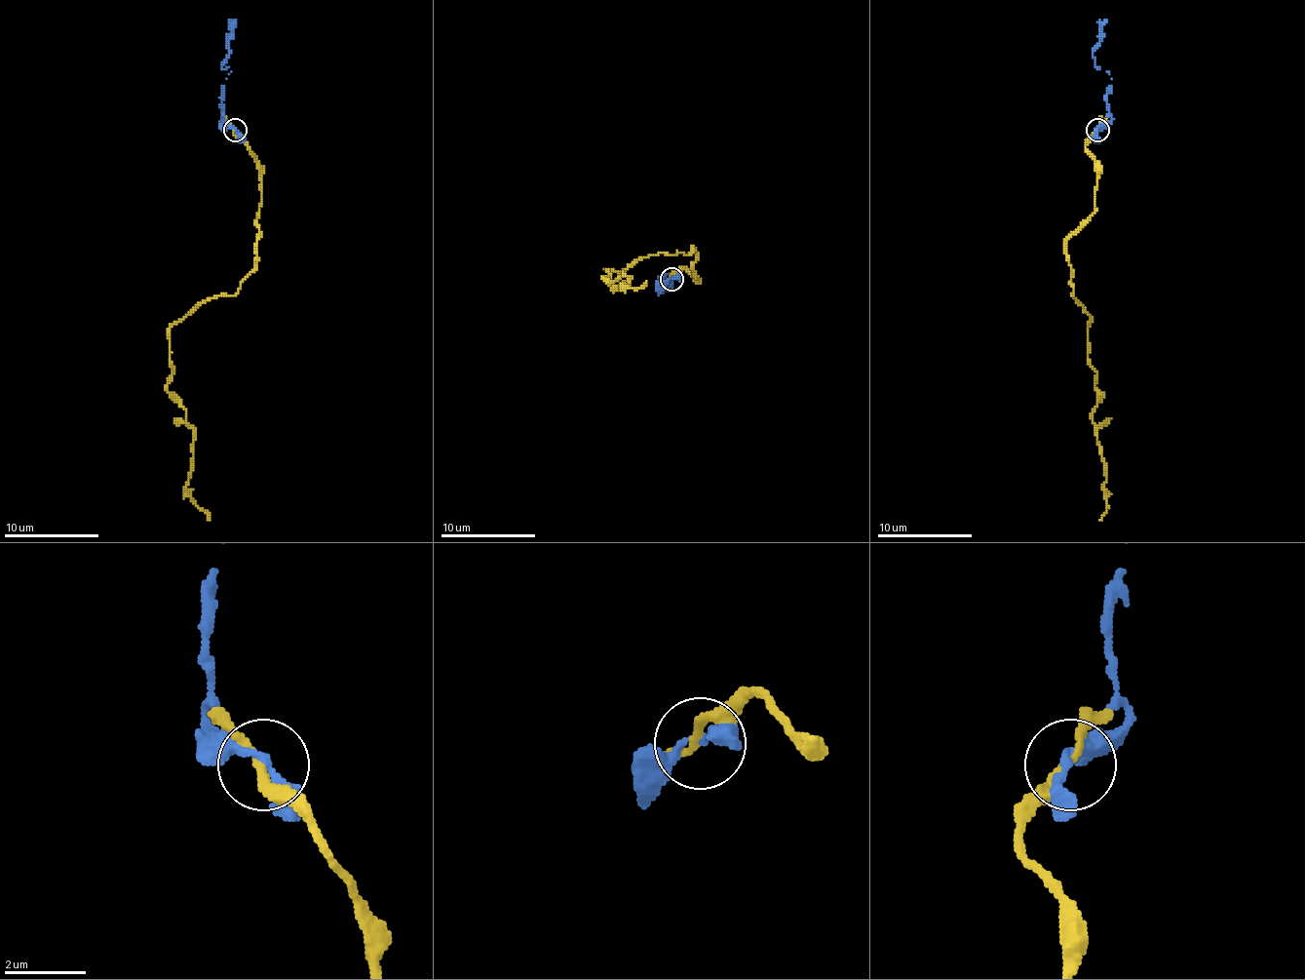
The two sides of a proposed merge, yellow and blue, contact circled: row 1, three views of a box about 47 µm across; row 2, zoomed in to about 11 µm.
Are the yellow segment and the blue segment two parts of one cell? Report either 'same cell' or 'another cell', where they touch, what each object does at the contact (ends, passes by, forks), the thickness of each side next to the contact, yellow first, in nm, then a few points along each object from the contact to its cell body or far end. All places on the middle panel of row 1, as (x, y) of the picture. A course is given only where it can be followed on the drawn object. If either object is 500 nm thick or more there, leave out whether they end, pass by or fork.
same cell; place (671, 279); yellow passes by; blue passes by; calibres 180 and 200 nm; course yellow (672, 279), (684, 266), (698, 279), (693, 248), (639, 257), (603, 279), (623, 274), (625, 288), (646, 281); course blue (672, 279), (661, 293), (658, 288), (663, 293), (668, 288), (661, 276), (663, 274), (672, 288)

